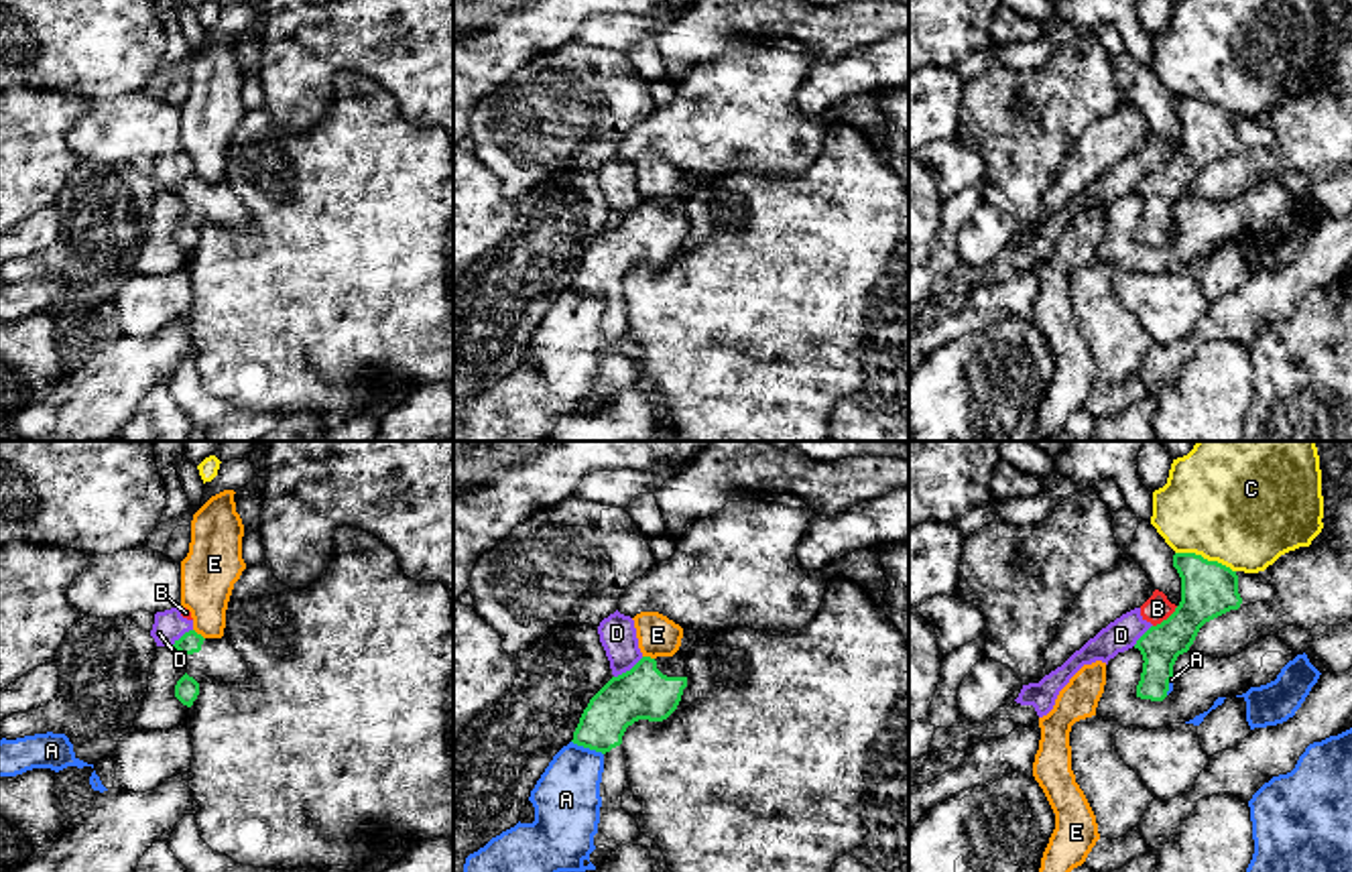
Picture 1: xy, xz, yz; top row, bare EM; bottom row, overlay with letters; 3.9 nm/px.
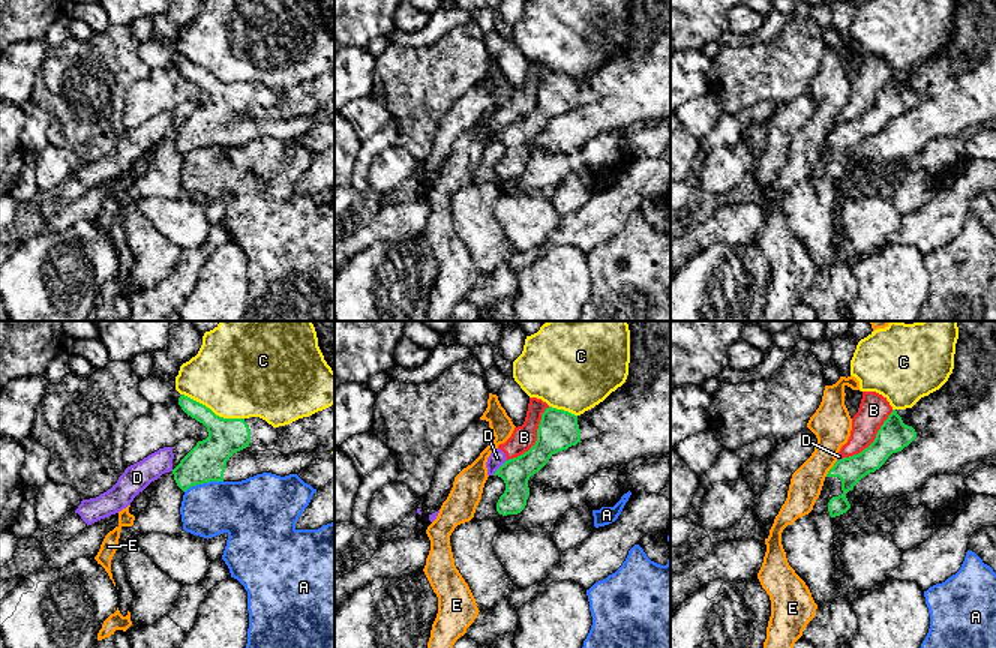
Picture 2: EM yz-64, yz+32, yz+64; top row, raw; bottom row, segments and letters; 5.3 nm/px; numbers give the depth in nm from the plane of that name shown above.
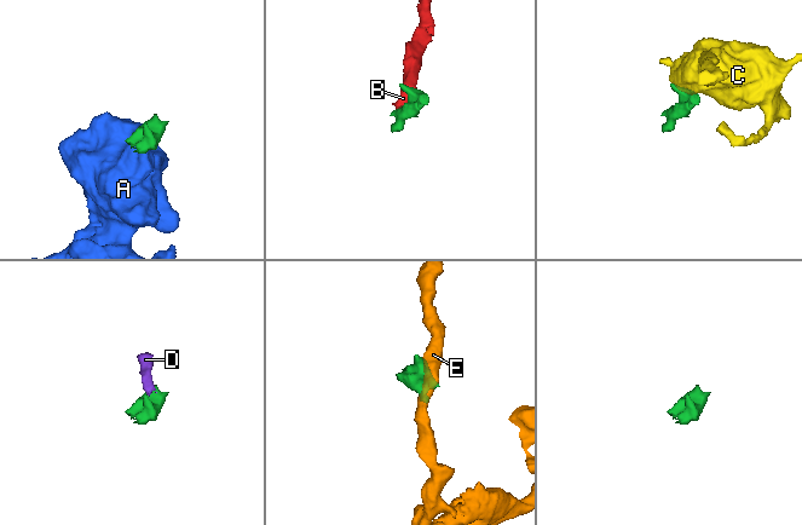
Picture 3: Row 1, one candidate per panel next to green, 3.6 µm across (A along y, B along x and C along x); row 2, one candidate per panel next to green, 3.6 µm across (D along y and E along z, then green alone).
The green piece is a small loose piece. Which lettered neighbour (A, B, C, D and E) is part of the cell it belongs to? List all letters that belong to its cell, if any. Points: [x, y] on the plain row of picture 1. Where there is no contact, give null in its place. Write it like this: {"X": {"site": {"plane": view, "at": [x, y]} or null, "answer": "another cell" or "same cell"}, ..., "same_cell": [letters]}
{"A": {"site": {"plane": "xz", "at": [588, 291]}, "answer": "another cell"}, "B": {"site": {"plane": "yz", "at": [1168, 163]}, "answer": "another cell"}, "C": {"site": {"plane": "yz", "at": [1206, 104]}, "answer": "another cell"}, "D": {"site": {"plane": "xz", "at": [631, 214]}, "answer": "another cell"}, "E": {"site": {"plane": "xy", "at": [200, 179]}, "answer": "another cell"}, "same_cell": []}

